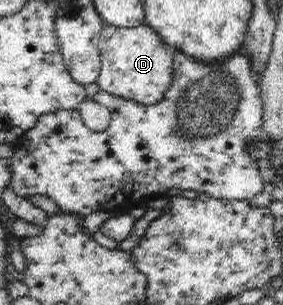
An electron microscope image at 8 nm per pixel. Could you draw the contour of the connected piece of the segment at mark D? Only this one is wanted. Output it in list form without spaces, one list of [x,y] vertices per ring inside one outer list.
[[[105,24],[98,47],[101,68],[96,82],[100,90],[145,105],[163,100],[173,76],[174,50],[167,48],[158,32],[148,24],[133,28]]]

